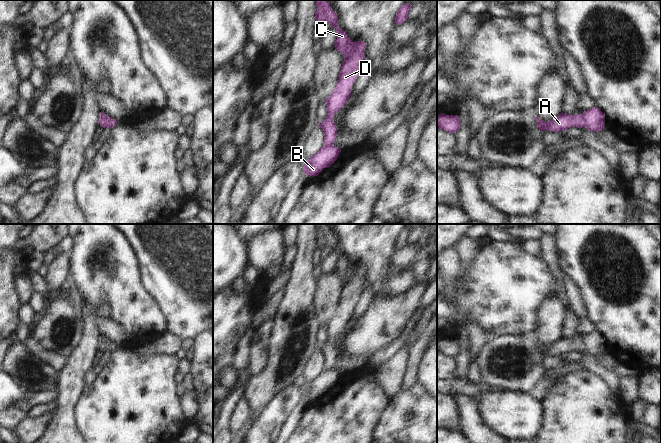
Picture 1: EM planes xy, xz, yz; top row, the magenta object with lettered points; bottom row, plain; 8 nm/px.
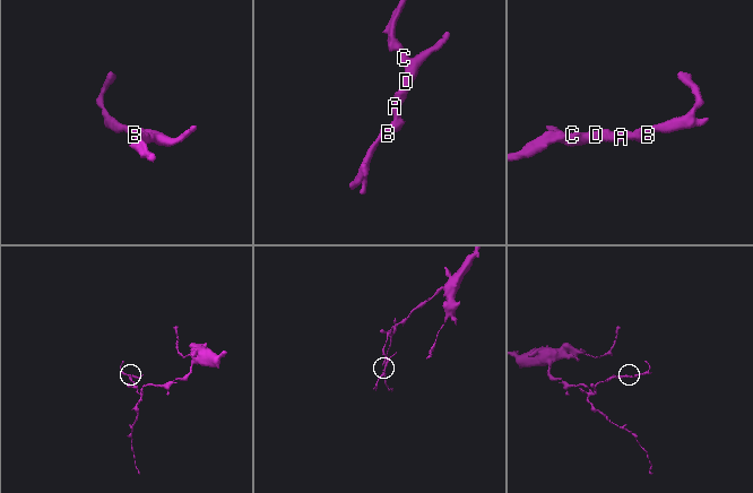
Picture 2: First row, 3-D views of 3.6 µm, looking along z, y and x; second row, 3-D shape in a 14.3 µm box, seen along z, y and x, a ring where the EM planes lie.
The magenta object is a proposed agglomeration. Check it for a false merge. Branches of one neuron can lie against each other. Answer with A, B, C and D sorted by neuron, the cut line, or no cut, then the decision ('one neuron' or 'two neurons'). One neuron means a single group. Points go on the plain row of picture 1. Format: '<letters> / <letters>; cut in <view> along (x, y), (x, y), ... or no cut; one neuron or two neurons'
A B C D; no cut; one neuron

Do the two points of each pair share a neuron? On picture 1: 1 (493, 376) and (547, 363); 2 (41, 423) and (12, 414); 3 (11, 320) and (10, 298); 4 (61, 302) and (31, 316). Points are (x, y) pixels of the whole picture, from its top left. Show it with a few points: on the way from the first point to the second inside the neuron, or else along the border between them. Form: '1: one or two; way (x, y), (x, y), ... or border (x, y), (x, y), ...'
1: two; border (540, 355), (539, 361), (544, 370)
2: two; border (28, 415), (13, 430)
3: one; way (10, 315), (10, 303)
4: two; border (38, 316), (30, 326)

